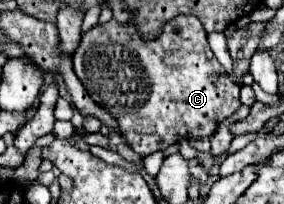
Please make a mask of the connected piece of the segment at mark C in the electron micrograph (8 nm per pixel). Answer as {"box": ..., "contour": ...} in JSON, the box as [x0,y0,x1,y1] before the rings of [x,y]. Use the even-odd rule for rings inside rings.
{"box":[72,16,240,156],"contour":[[[176,16],[162,28],[162,36],[152,42],[144,42],[132,24],[118,24],[116,20],[96,24],[92,30],[82,34],[72,62],[76,76],[84,84],[90,98],[118,120],[120,134],[126,138],[132,150],[142,156],[168,148],[178,136],[184,140],[212,136],[218,124],[240,106],[240,86],[234,88],[232,78],[224,74],[226,70],[210,50],[206,30],[196,16]],[[212,74],[220,74],[220,78],[212,82]],[[142,80],[150,80],[150,96],[146,96],[146,84],[142,84]]]}

